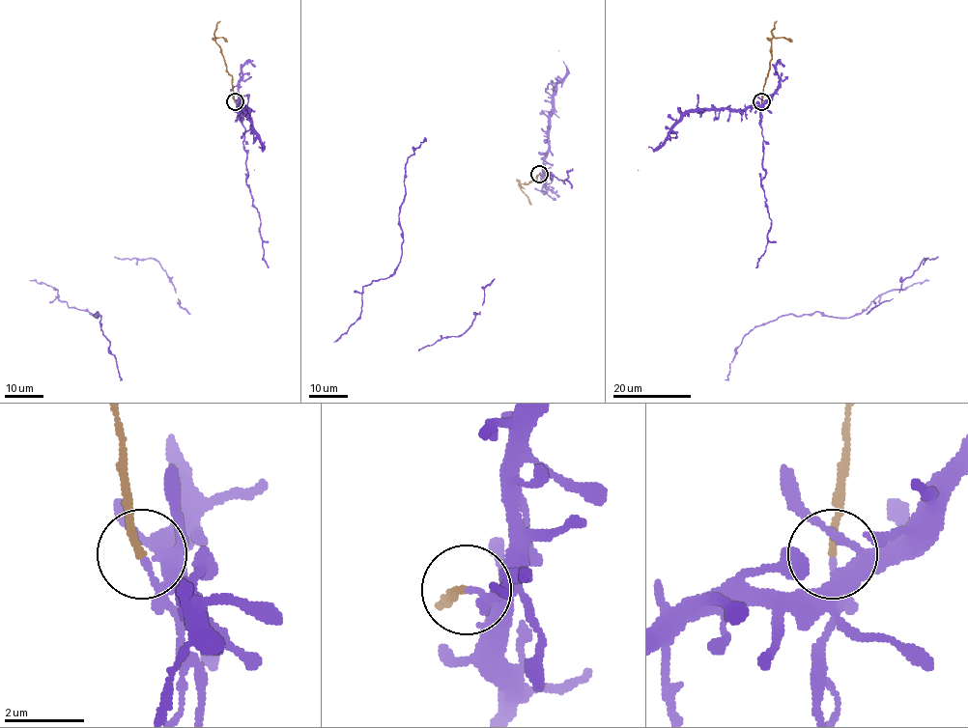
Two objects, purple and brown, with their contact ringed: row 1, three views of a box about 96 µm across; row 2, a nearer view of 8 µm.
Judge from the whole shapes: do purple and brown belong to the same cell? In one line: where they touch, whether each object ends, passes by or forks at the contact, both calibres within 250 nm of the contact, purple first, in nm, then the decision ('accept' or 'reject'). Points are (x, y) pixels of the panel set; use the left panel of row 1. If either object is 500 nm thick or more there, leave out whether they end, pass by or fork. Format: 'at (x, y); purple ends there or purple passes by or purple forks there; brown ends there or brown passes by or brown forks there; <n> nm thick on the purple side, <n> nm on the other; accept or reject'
at (235, 101); purple ends there; brown ends there; 160 nm thick on the purple side, 170 nm on the other; accept

